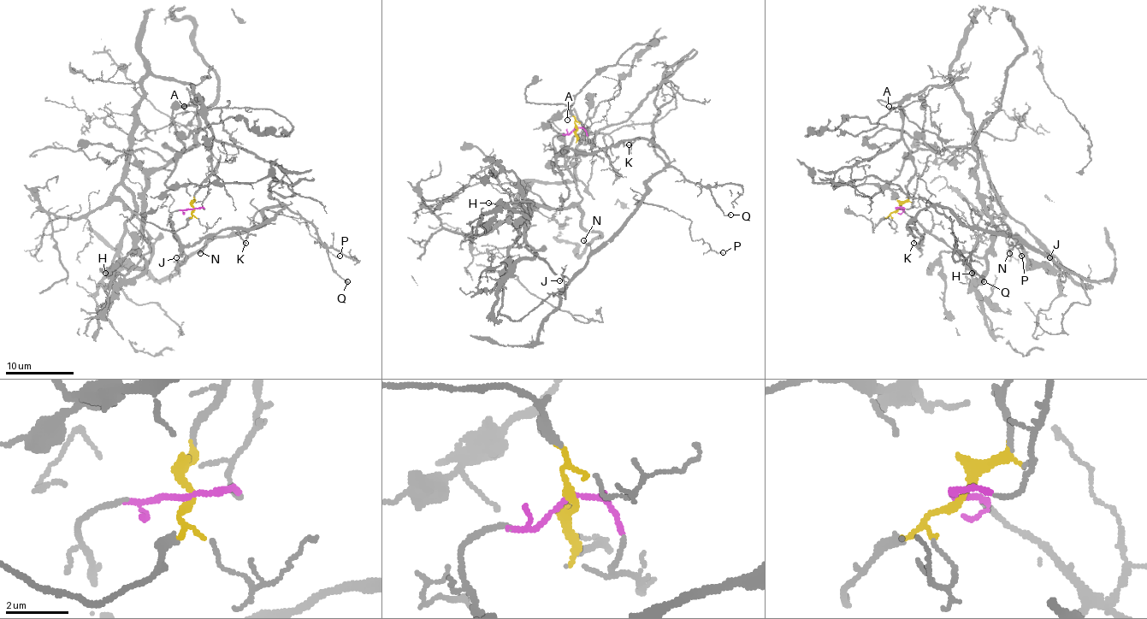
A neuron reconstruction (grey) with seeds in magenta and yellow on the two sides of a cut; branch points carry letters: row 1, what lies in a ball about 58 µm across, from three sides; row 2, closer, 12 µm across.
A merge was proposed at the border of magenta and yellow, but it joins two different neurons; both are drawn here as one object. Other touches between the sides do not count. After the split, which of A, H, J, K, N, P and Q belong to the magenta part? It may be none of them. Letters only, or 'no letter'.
J, K, N, P, Q

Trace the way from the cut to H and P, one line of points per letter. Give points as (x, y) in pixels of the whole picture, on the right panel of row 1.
H: (897, 209), (914, 172), (901, 107), (918, 95), (923, 141), (977, 151), (990, 222), (972, 274)
P: (897, 209), (919, 224), (918, 244), (909, 222), (945, 205), (966, 226), (972, 210), (1004, 224), (1021, 255)

